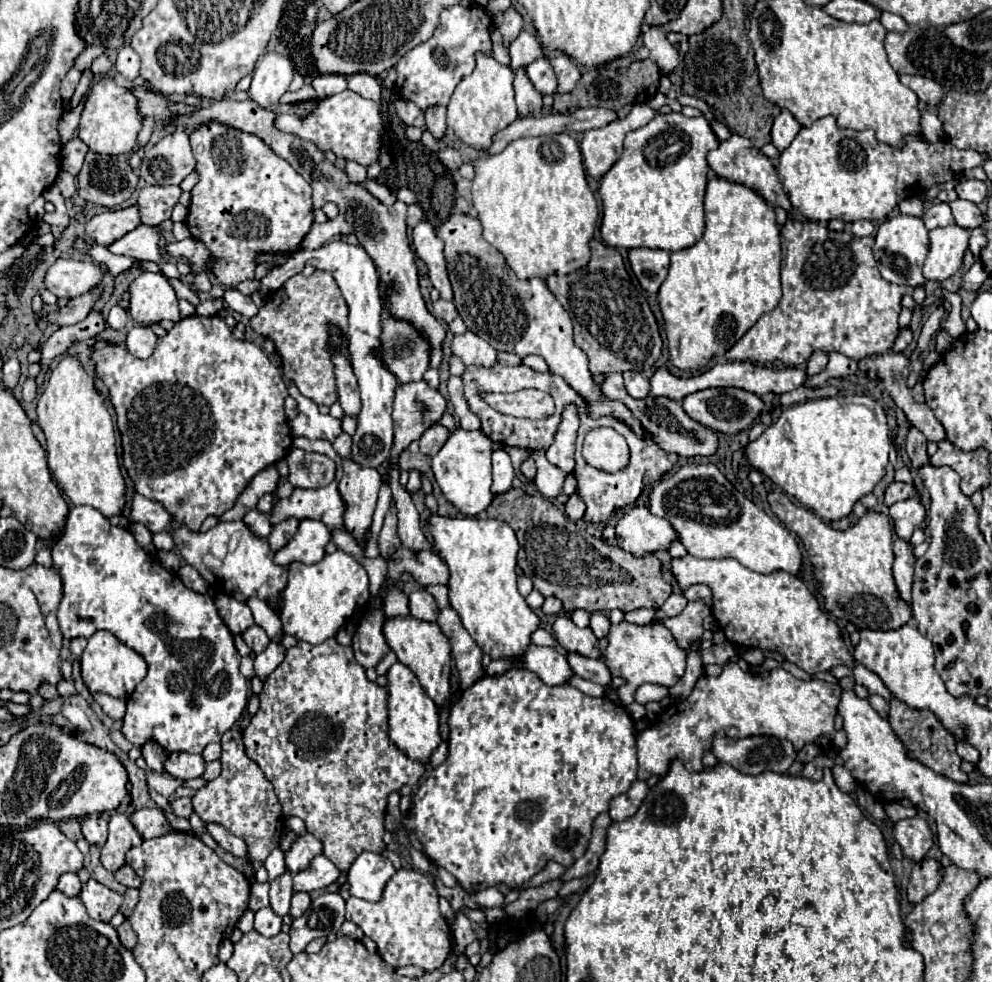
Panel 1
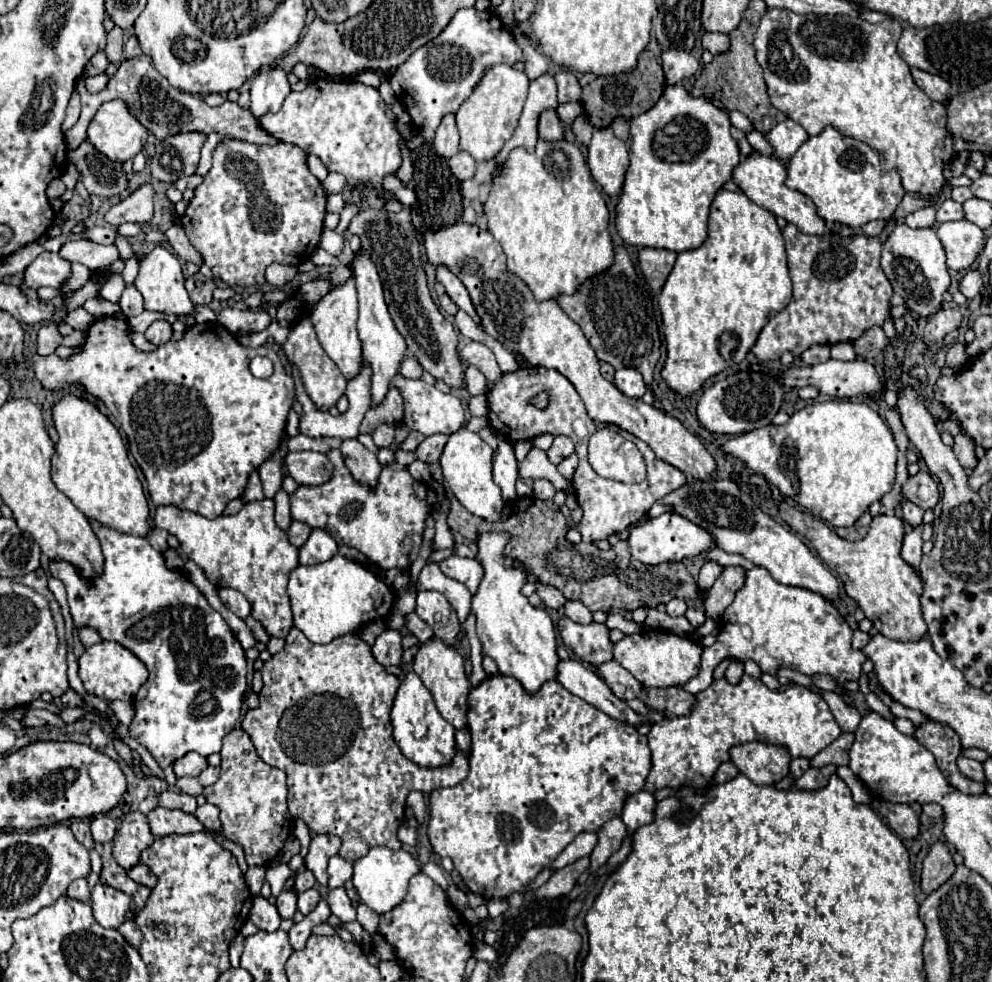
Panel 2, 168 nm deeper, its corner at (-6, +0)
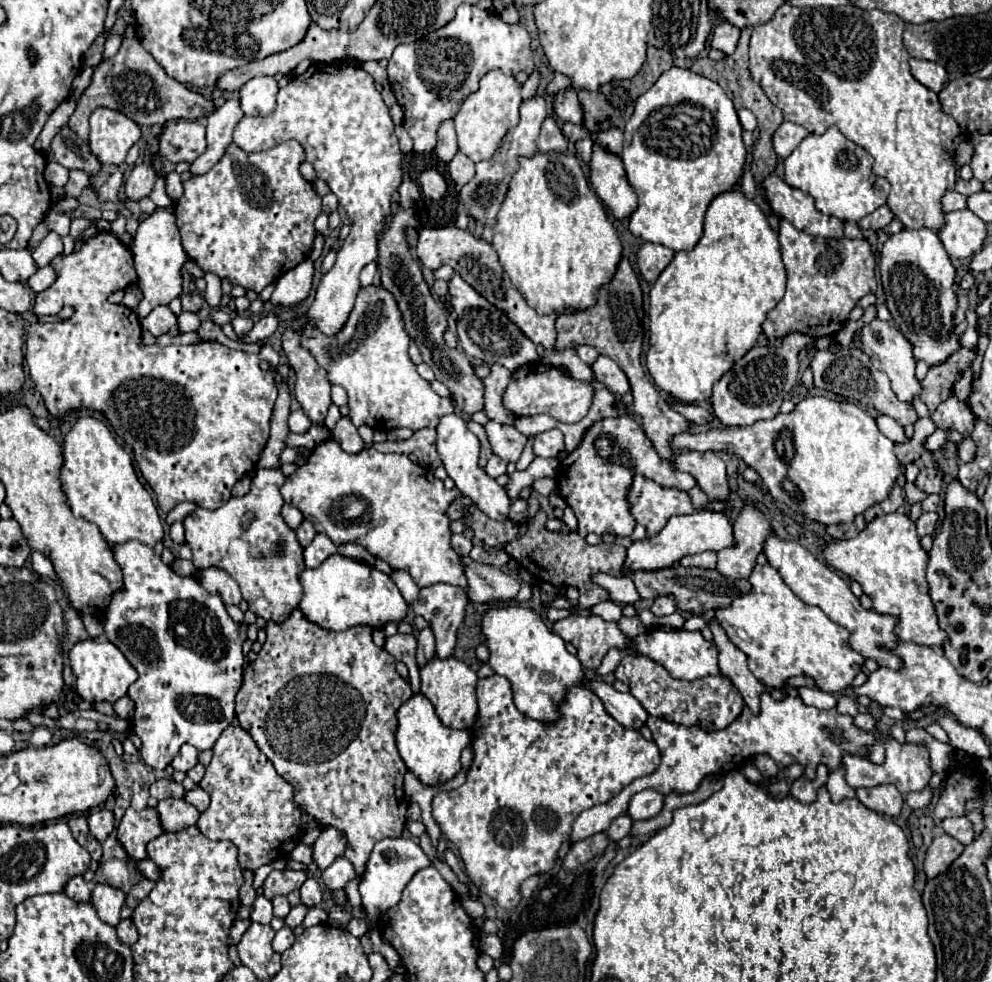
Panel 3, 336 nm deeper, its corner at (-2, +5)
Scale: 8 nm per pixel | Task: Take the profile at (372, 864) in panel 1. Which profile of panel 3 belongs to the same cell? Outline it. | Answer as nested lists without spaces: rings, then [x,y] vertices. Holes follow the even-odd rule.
[[[384,838],[380,840],[366,864],[366,872],[360,880],[360,896],[362,896],[362,910],[366,914],[368,922],[376,922],[380,914],[384,914],[388,908],[396,906],[400,902],[402,890],[412,880],[412,876],[430,866],[430,860],[422,852],[422,848],[412,838]]]

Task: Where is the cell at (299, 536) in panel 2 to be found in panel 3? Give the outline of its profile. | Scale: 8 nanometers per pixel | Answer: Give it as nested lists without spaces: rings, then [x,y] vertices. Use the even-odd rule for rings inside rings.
[[[304,520],[298,528],[296,528],[296,534],[298,534],[298,542],[306,548],[310,542],[312,542],[312,538],[316,536],[316,530],[314,530],[314,526],[312,526],[312,522],[308,522],[308,520]]]

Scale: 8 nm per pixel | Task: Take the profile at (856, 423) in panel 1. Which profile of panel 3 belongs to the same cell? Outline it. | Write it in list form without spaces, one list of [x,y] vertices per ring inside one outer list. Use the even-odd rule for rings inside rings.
[[[808,396],[790,414],[778,414],[772,420],[760,420],[752,426],[676,434],[670,440],[670,448],[678,454],[710,450],[742,458],[762,476],[764,488],[776,502],[824,526],[852,522],[870,506],[886,500],[900,476],[894,442],[878,430],[876,420],[858,404],[824,396]],[[786,482],[792,482],[800,498],[794,498],[786,490]]]

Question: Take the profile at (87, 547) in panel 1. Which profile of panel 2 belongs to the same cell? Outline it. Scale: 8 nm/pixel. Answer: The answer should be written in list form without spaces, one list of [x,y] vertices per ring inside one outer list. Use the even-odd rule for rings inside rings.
[[[96,519],[88,521],[102,545],[102,575],[84,579],[80,575],[80,569],[66,561],[52,561],[50,573],[58,577],[66,587],[70,615],[76,629],[90,627],[98,631],[102,639],[124,645],[150,671],[148,681],[140,687],[134,699],[136,717],[130,723],[130,737],[146,747],[162,769],[190,751],[196,751],[204,757],[218,753],[222,749],[222,739],[240,721],[244,691],[248,689],[244,649],[236,641],[222,615],[214,607],[210,607],[196,585],[192,585],[188,577],[180,575],[178,571],[170,571],[164,563],[164,557],[156,549],[152,549],[144,537],[120,533]]]

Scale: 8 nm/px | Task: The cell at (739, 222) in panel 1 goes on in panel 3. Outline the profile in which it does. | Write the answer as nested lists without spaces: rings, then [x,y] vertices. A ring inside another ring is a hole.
[[[732,190],[732,192],[724,192],[724,194],[716,196],[712,200],[712,204],[708,206],[706,220],[704,220],[704,234],[702,234],[700,242],[696,244],[696,248],[692,248],[688,252],[678,252],[674,256],[674,260],[666,266],[666,270],[660,274],[660,278],[652,284],[652,290],[650,290],[650,312],[648,312],[648,316],[650,316],[650,348],[646,354],[646,368],[648,368],[650,376],[654,378],[656,386],[680,402],[692,402],[692,404],[708,402],[712,396],[714,384],[734,366],[736,360],[740,360],[758,342],[766,314],[782,300],[784,290],[786,290],[786,270],[784,270],[782,256],[780,256],[778,234],[768,226],[764,212],[752,200],[748,200],[740,190]]]

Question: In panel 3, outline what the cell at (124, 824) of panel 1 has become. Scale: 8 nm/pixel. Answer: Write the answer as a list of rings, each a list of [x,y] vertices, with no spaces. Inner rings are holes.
[[[128,808],[118,826],[118,840],[124,844],[128,856],[132,856],[134,860],[148,858],[146,844],[160,834],[164,834],[164,828],[160,824],[156,808],[144,808],[140,812]]]

